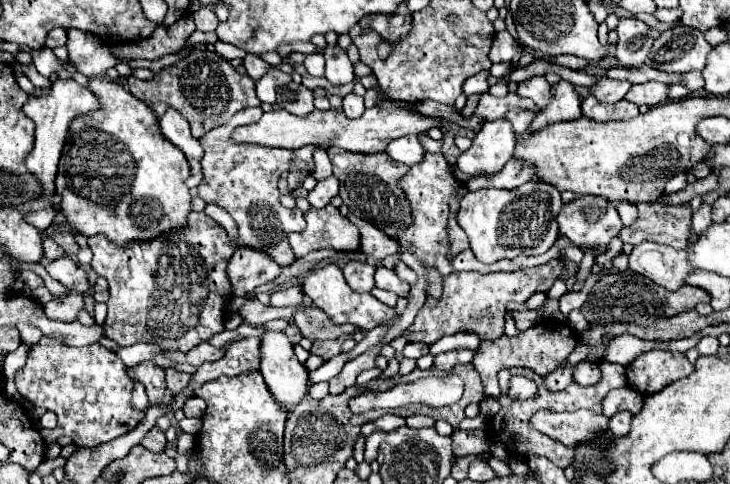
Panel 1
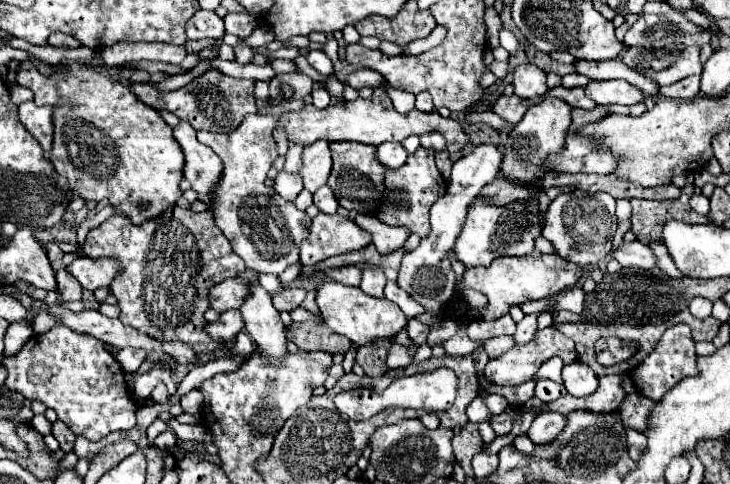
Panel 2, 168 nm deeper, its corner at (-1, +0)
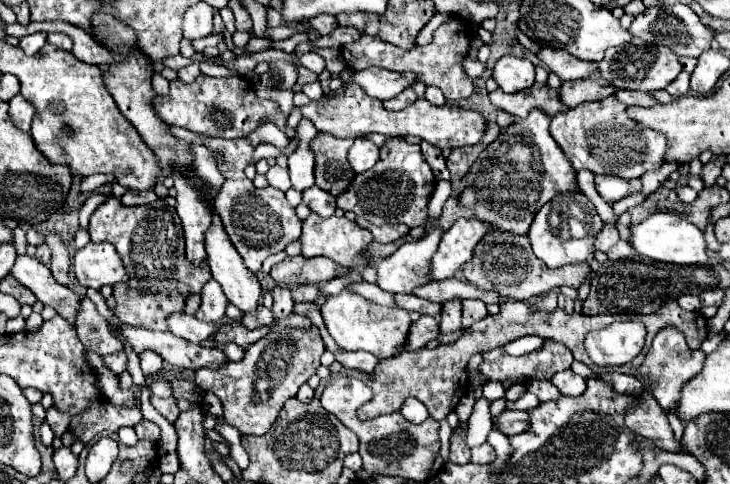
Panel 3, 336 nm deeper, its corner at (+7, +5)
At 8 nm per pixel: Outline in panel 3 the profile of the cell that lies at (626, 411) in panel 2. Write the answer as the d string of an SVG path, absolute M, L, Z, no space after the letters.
M644 392L638 398L638 404L634 404L630 412L626 412L626 426L666 452L682 452L680 442L672 434L666 412L650 392Z

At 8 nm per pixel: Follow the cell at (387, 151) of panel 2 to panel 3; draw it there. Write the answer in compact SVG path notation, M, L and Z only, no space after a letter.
M364 138L354 140L352 148L348 150L348 162L356 174L366 172L368 168L372 168L378 162L378 146Z

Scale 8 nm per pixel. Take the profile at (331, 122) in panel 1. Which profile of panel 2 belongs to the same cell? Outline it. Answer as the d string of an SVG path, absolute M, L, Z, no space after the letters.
M376 89L372 99L352 101L352 107L348 107L344 103L336 103L336 105L330 105L330 107L320 111L312 103L308 103L300 111L282 113L278 123L276 123L276 129L284 131L288 143L300 143L304 147L312 145L318 139L324 139L328 143L332 143L332 141L358 141L364 145L378 147L386 141L404 141L410 135L424 135L430 131L438 131L446 137L450 153L460 151L468 143L468 135L464 133L462 123L458 119L452 119L452 117L446 119L438 111L422 113L418 109L412 109L410 113L398 113L384 89Z

